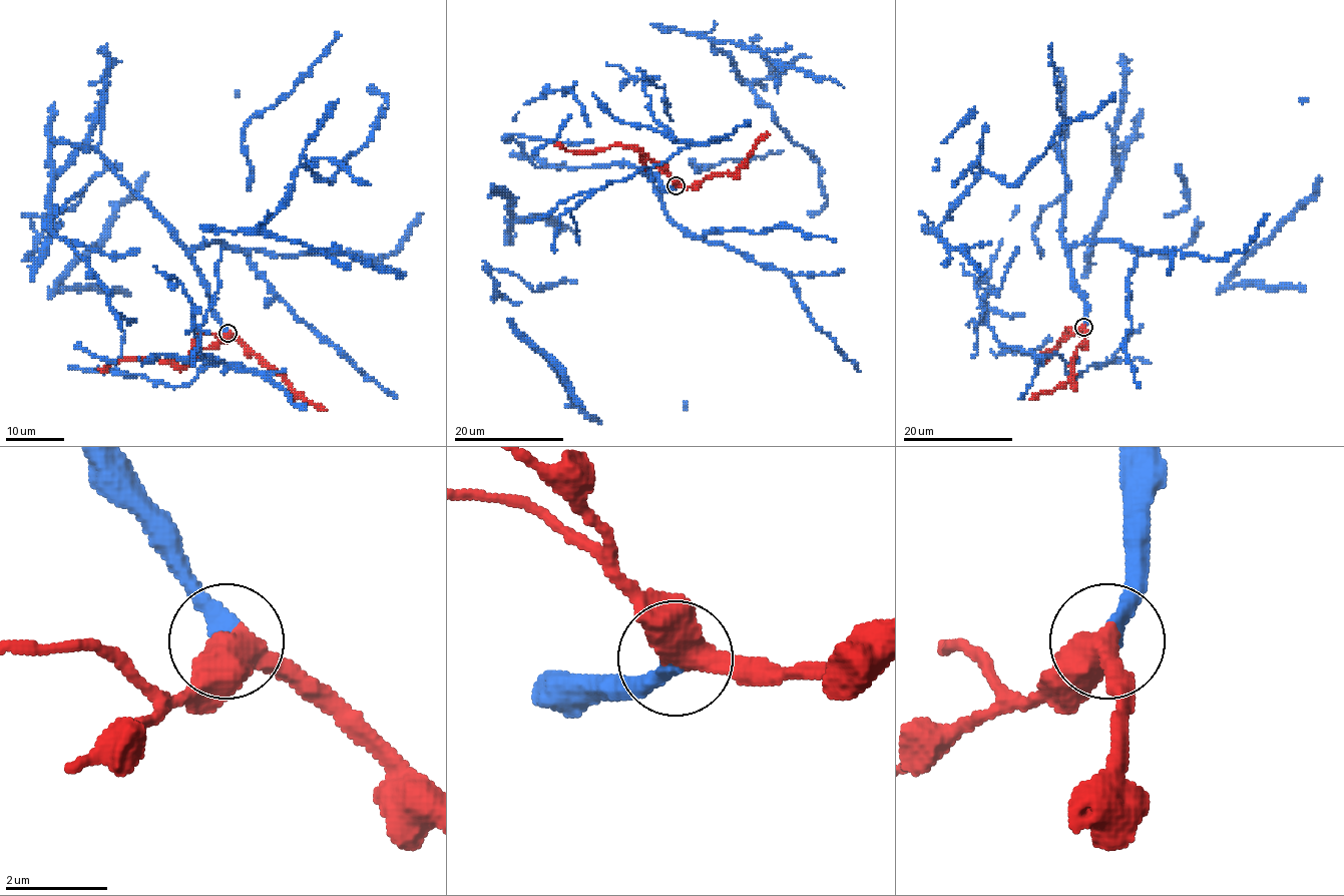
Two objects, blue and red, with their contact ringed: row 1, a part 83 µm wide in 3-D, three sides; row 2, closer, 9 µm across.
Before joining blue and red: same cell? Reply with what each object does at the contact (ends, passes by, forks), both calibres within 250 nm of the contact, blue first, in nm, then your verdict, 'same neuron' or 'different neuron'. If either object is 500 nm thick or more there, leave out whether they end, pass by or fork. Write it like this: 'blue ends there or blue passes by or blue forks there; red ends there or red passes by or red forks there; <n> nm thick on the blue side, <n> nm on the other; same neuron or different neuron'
320 nm thick on the blue side, 500 nm on the other; same neuron

